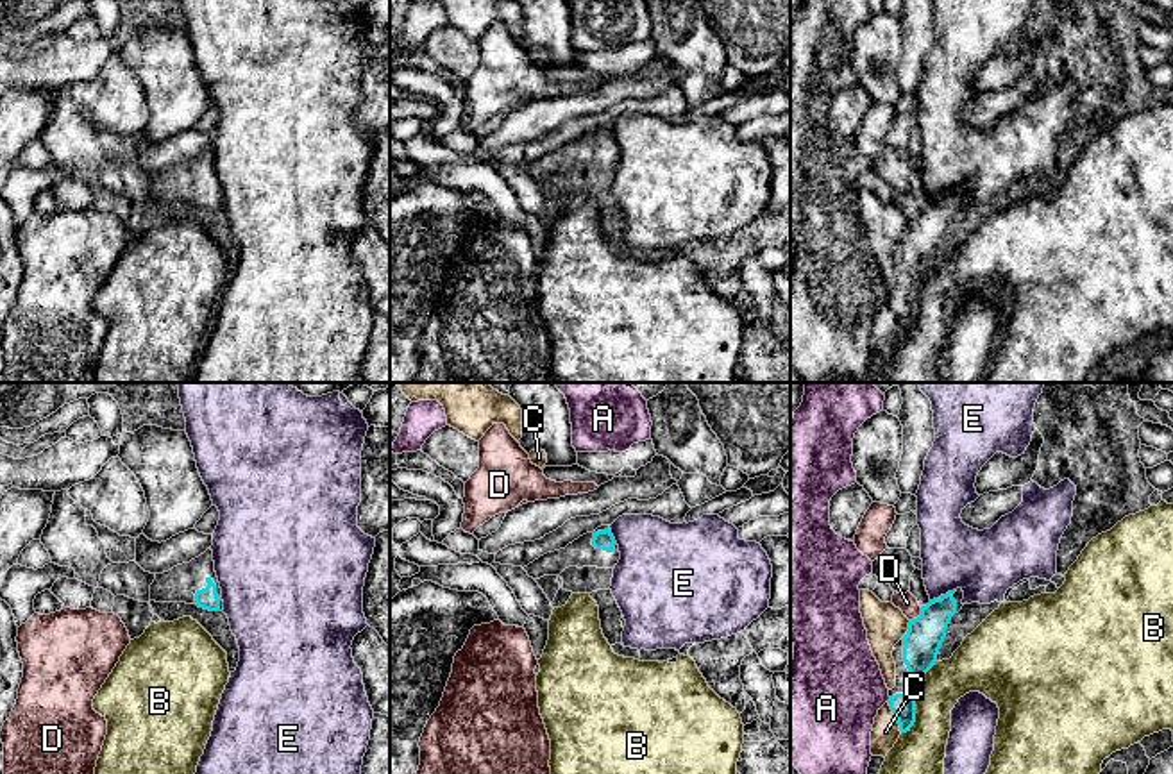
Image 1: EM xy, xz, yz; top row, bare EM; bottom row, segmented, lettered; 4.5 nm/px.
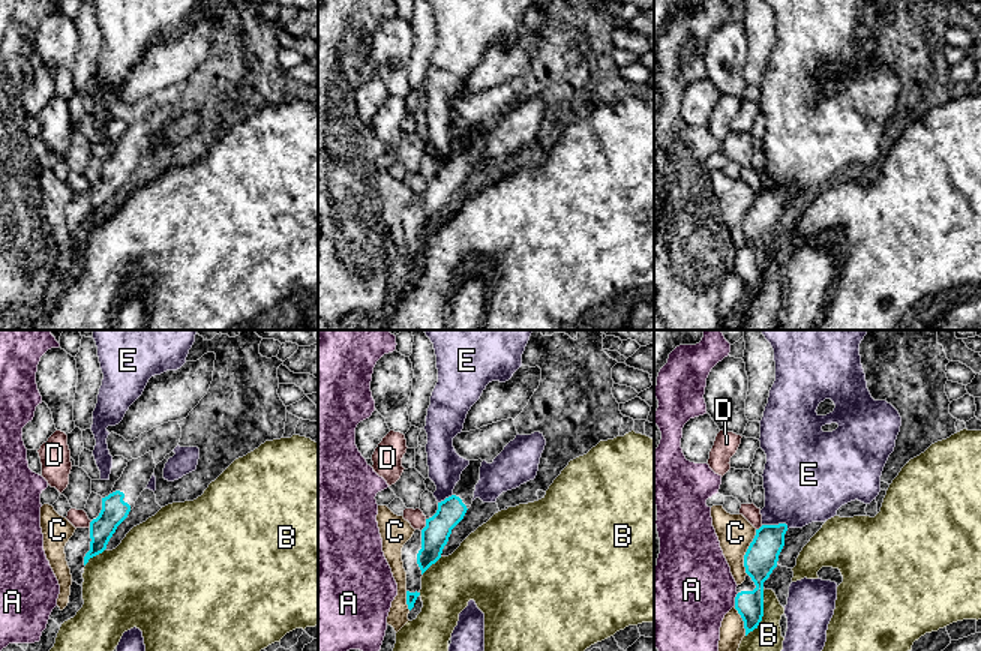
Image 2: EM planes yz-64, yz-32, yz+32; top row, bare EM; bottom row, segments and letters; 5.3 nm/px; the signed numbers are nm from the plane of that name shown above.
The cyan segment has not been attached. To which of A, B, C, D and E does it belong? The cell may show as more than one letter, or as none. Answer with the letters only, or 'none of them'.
none of them

